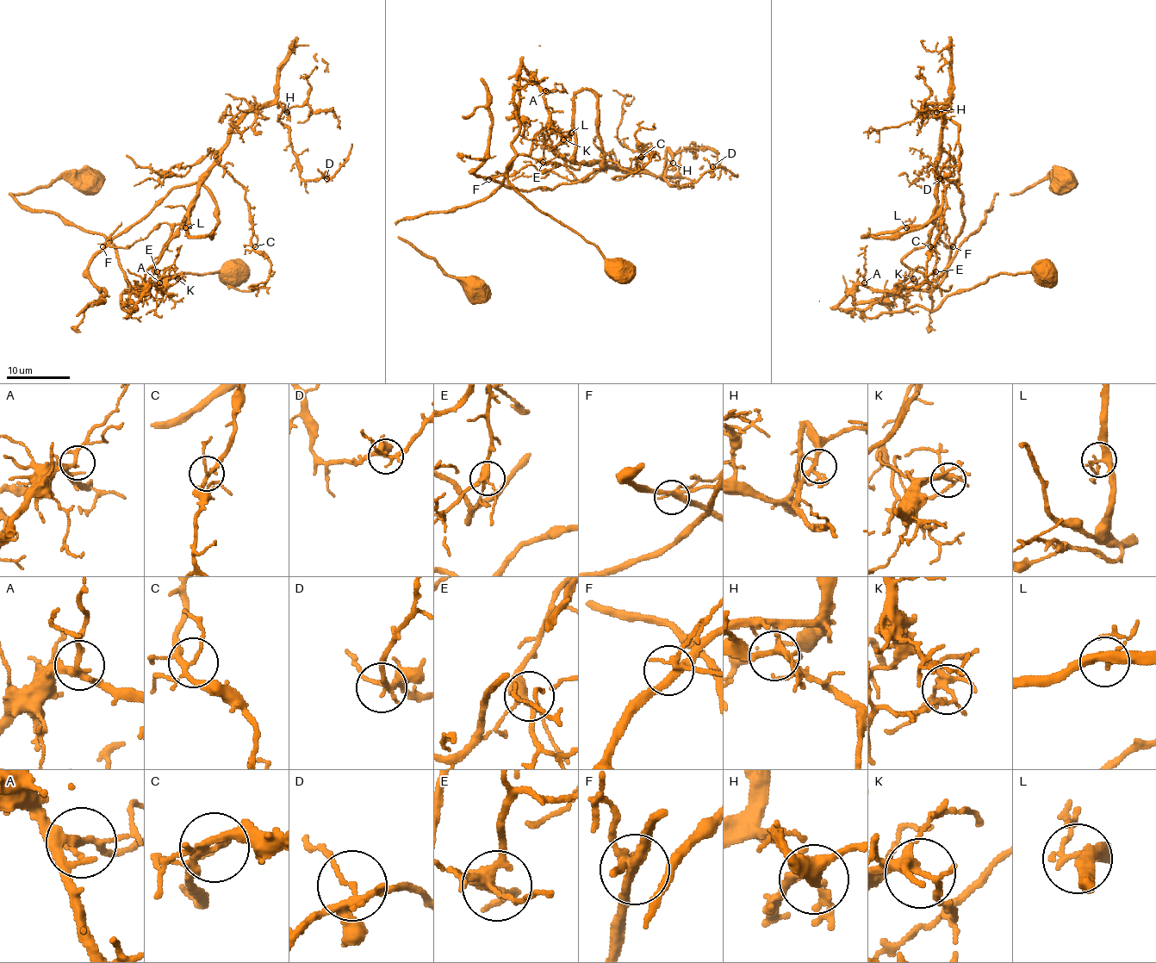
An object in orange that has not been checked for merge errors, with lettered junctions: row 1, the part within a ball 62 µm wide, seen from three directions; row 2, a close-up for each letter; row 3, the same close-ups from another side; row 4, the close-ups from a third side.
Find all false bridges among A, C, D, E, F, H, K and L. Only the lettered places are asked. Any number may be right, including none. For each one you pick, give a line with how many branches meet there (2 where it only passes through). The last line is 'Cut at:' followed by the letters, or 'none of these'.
K: Branches: 5
Cut at: K

